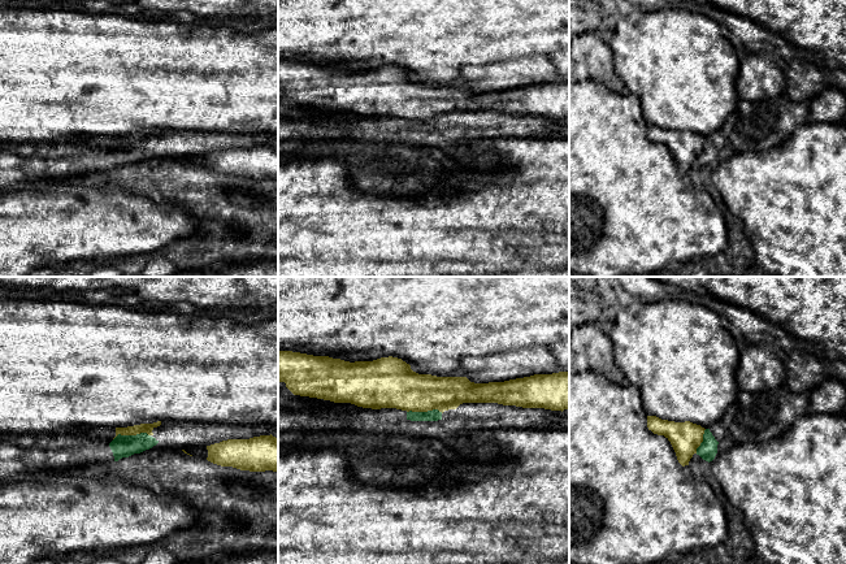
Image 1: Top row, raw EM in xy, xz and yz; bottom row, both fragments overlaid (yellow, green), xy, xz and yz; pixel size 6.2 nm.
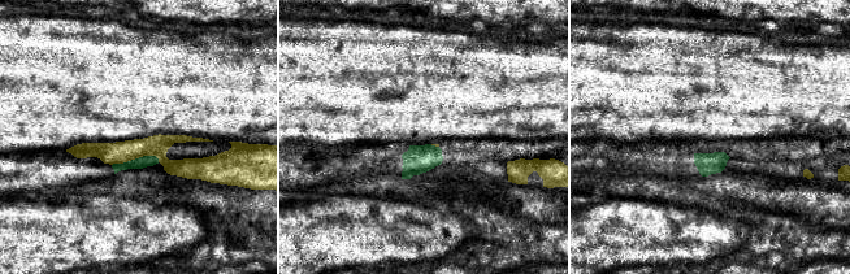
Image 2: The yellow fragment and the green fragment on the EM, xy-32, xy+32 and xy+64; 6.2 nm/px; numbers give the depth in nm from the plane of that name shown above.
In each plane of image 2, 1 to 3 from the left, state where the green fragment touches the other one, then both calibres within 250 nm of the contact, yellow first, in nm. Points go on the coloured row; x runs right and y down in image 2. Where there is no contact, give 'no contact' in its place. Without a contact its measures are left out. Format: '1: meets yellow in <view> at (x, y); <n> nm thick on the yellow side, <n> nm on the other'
1: meets yellow in xy-32 at (135, 157); 140 nm thick on the yellow side, 70 nm on the other
2: meets yellow in xy+32 at (434, 144); 20 nm thick on the yellow side, 180 nm on the other
3: no contact

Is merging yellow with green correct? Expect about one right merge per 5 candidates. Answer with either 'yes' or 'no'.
no

